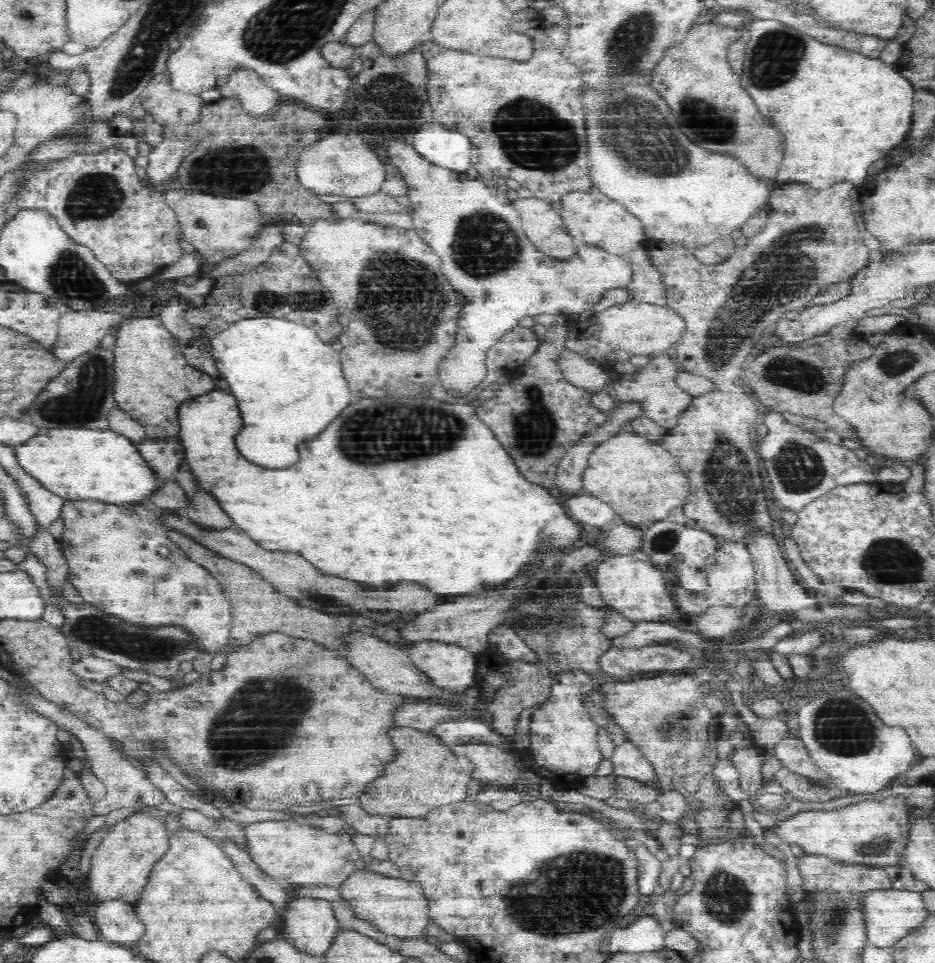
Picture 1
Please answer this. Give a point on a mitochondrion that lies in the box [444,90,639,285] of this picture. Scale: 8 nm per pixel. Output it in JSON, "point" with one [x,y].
{"point":[543,141]}

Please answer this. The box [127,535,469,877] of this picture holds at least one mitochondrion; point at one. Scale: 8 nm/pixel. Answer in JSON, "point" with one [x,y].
{"point":[258,719]}

